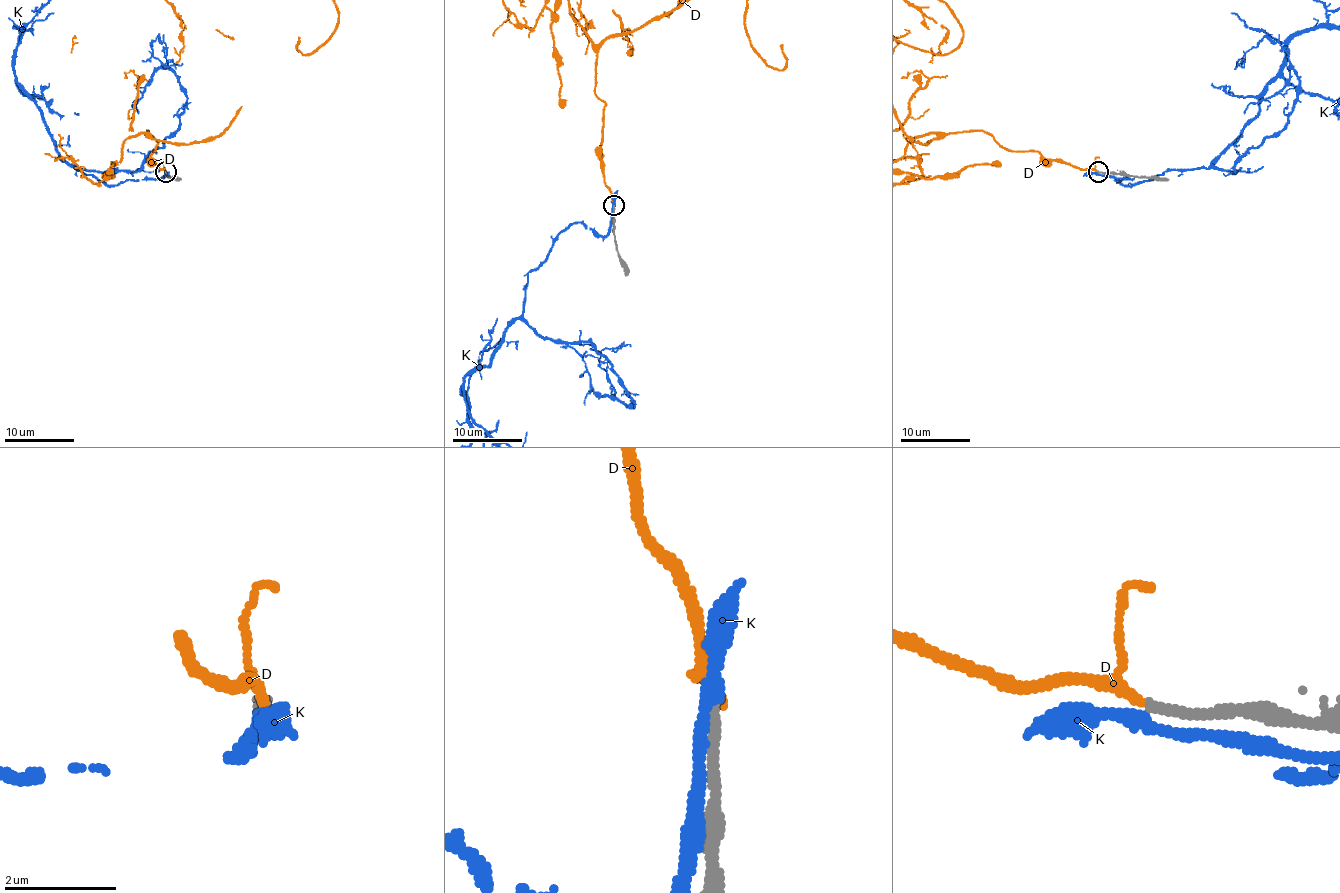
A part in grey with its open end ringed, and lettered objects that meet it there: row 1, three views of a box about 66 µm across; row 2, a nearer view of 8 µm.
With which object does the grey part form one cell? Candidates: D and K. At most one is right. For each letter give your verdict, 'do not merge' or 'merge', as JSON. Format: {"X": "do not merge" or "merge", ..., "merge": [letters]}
{"D": "merge", "K": "do not merge", "merge": ["D"]}

